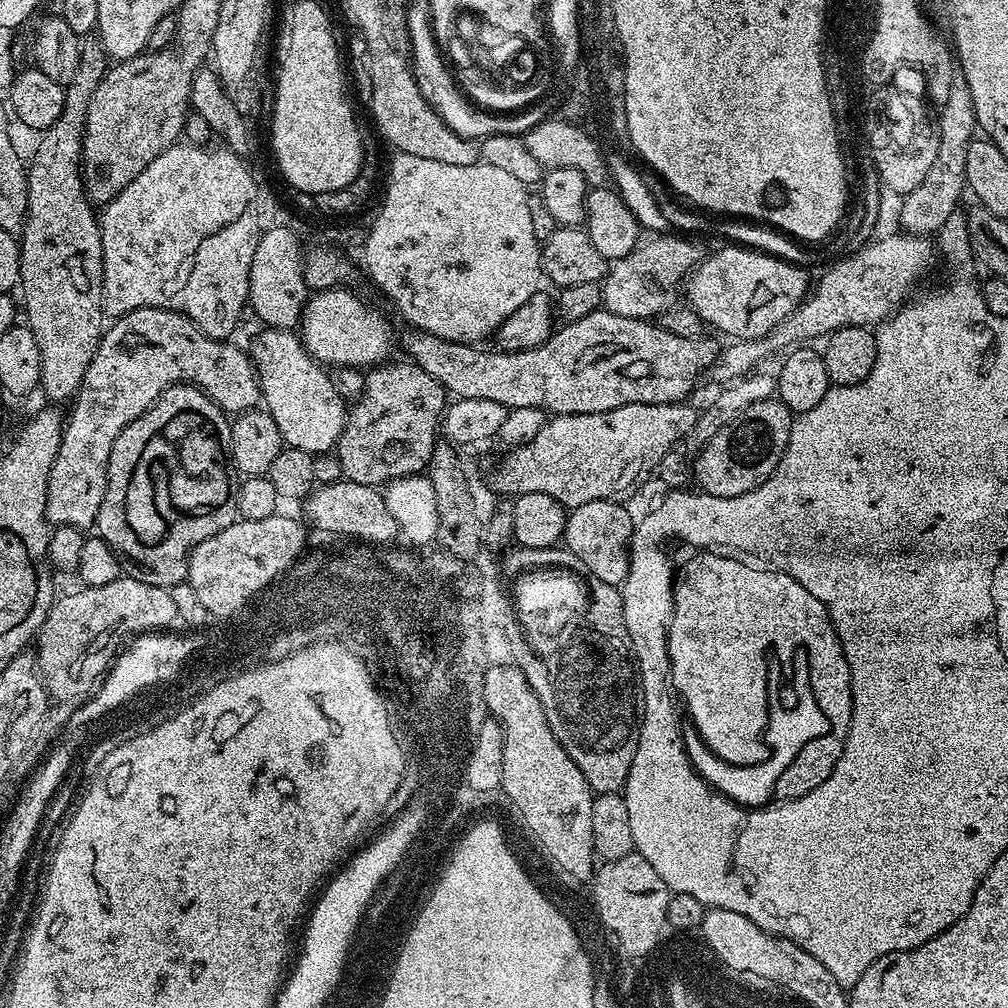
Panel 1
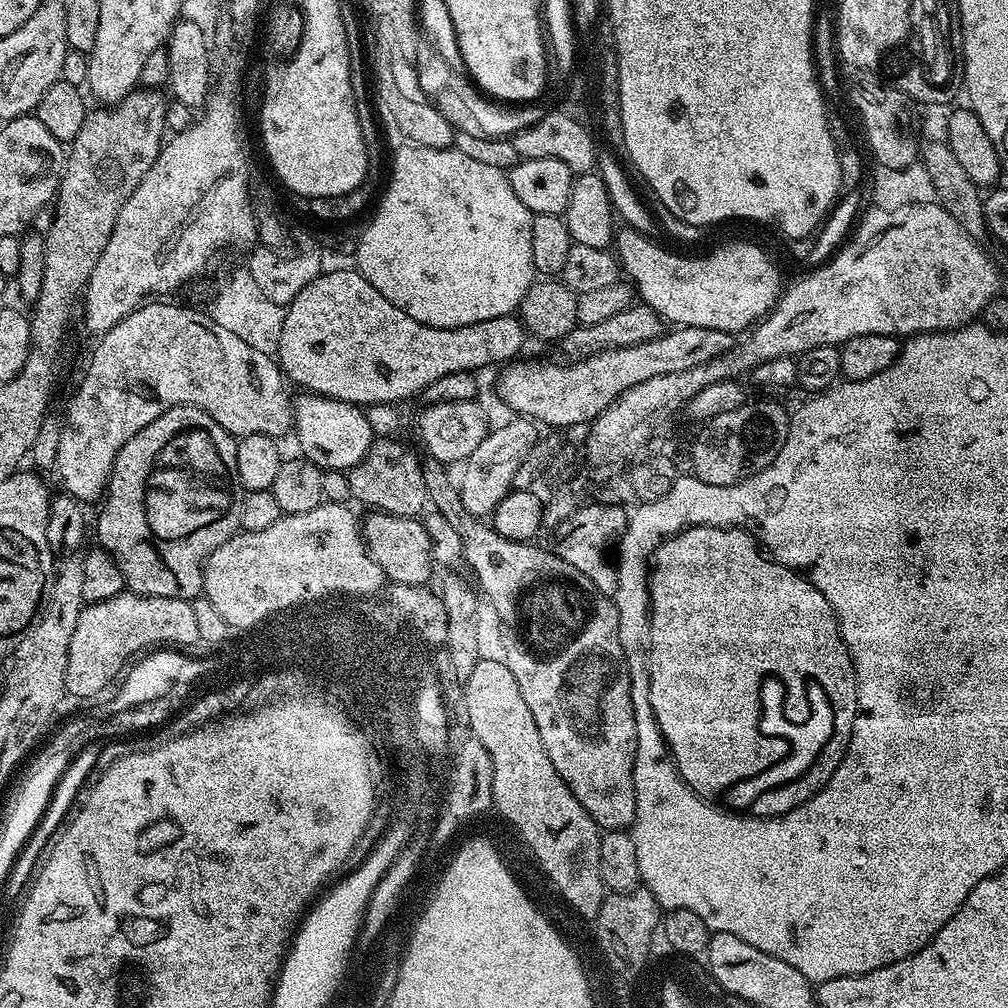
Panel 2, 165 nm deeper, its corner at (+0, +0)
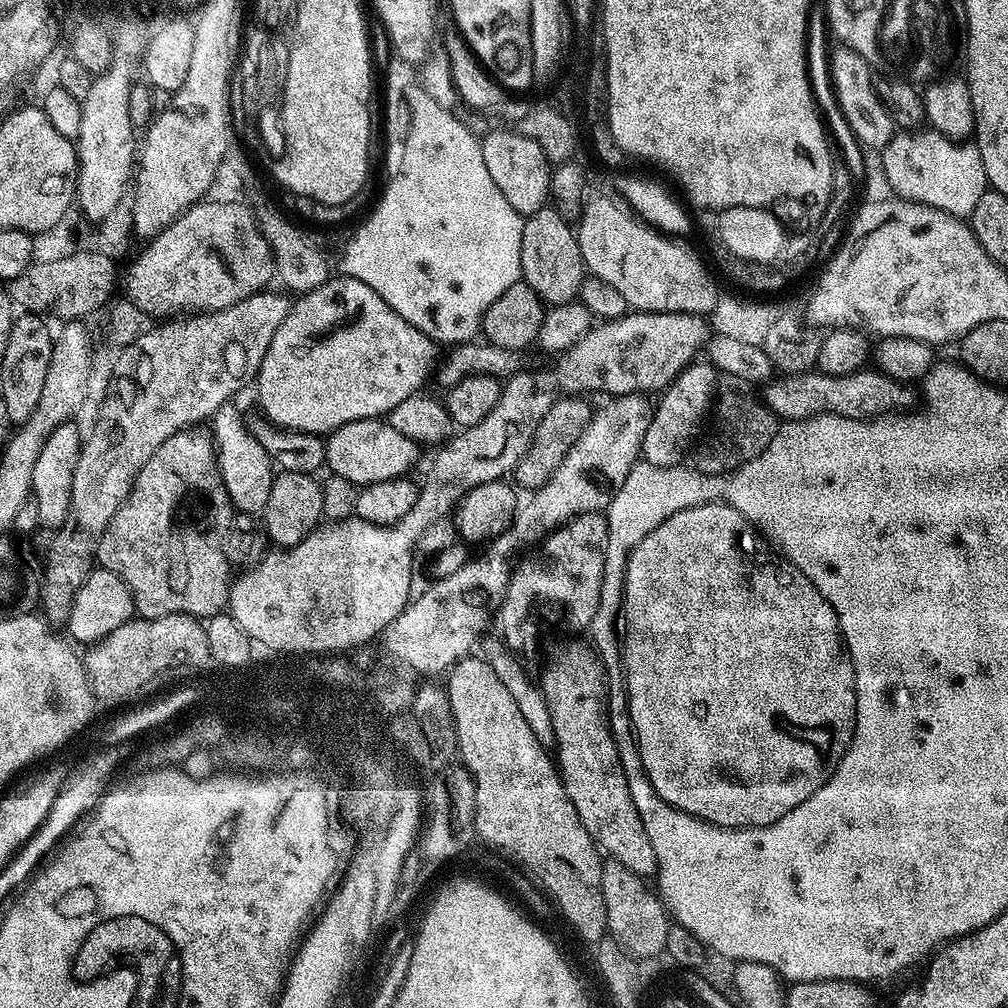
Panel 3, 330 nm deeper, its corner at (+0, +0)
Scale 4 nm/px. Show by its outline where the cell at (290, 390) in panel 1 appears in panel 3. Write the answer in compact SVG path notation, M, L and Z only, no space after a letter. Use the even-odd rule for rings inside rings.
M387 419L351 420L340 428L335 428L326 440L326 464L331 475L346 478L357 486L393 480L404 476L416 460L418 445L416 441L398 434Z

